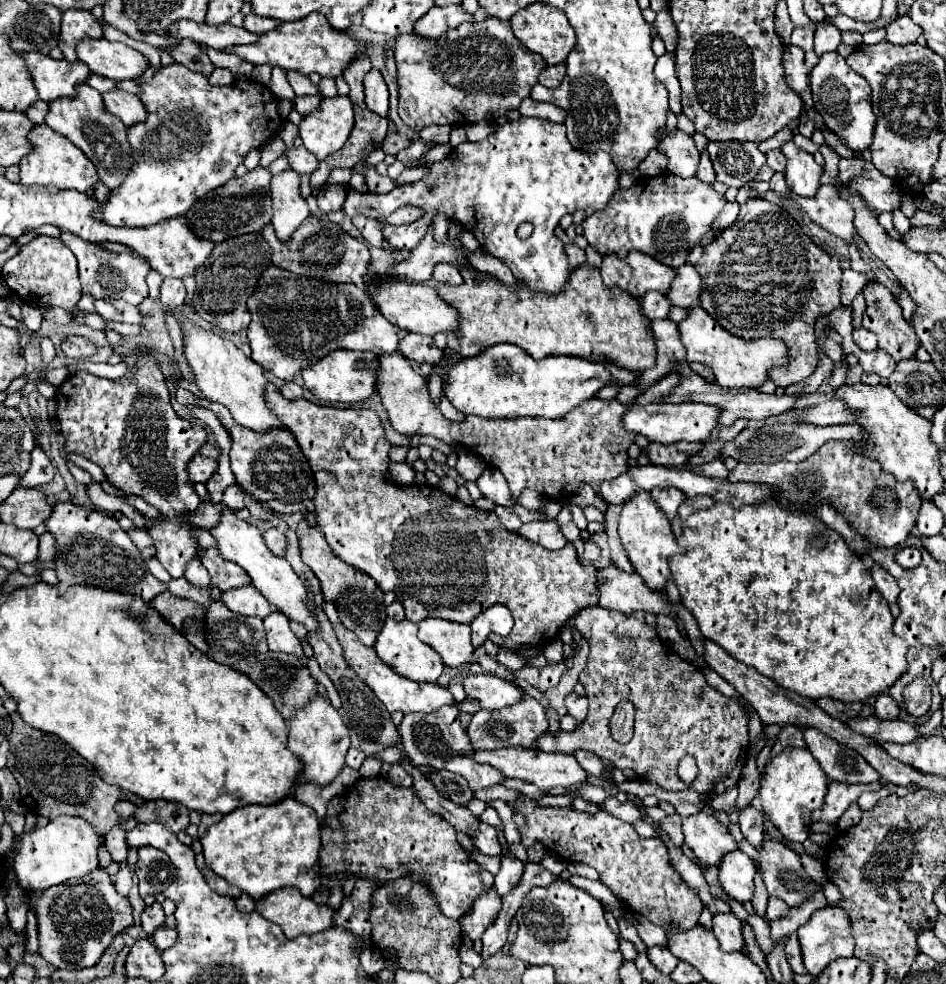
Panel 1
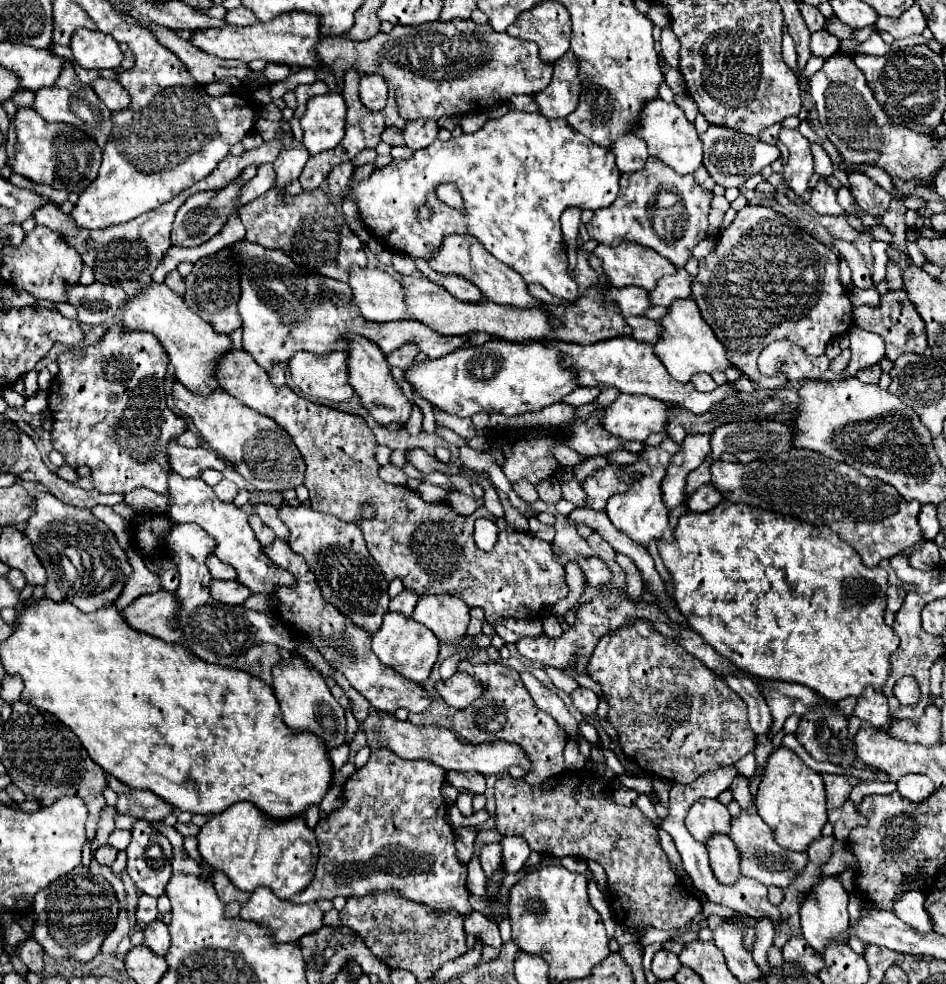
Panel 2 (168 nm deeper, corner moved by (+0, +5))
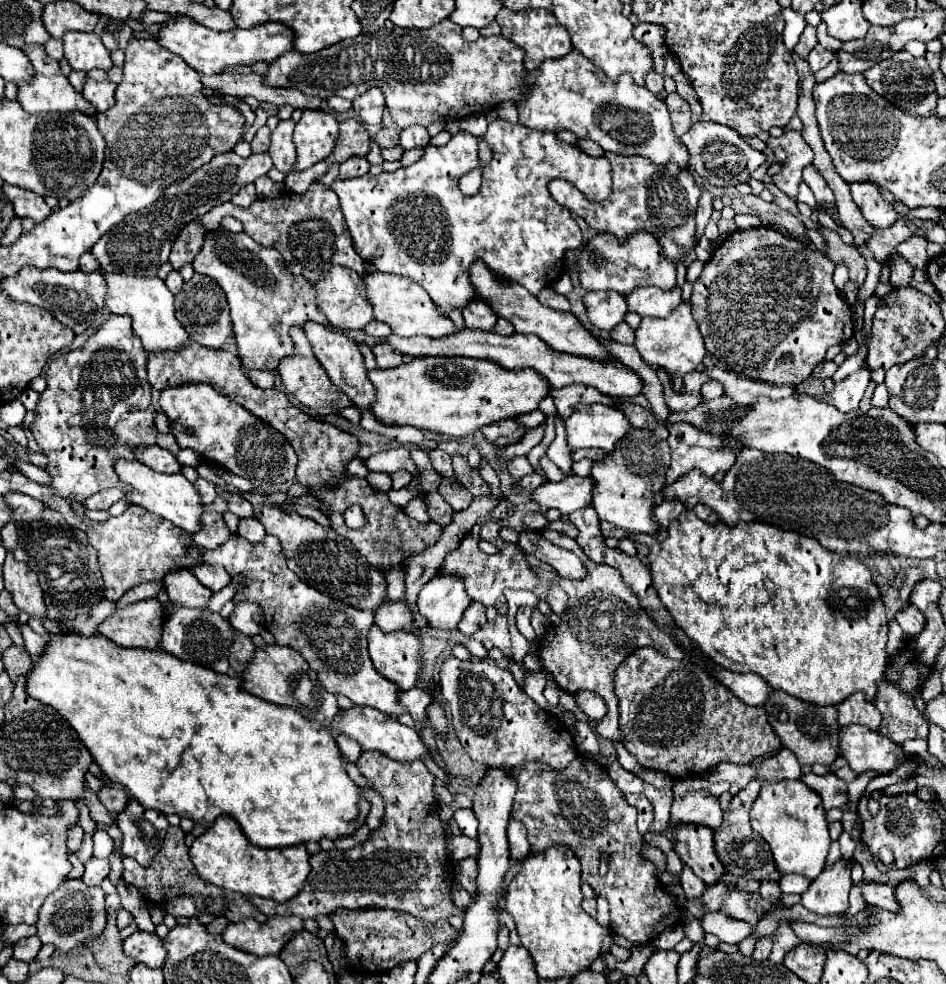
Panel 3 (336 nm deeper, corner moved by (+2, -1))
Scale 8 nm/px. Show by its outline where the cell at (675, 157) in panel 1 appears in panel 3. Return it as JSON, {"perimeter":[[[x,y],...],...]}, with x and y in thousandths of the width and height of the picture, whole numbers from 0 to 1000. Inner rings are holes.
{"perimeter":[[[605,51],[590,61],[577,61],[558,75],[558,81],[562,91],[545,106],[550,126],[579,134],[603,132],[611,140],[628,142],[649,157],[677,158],[691,167],[712,165],[721,173],[729,171],[729,157],[712,136],[704,106],[681,87],[674,87],[664,75],[658,75],[653,83],[647,83],[611,51]],[[668,140],[672,145],[667,147]]]}

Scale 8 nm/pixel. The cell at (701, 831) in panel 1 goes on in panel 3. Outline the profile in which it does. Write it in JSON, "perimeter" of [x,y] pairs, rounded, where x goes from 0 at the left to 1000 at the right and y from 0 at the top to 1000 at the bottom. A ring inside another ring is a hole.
{"perimeter":[[[748,803],[727,805],[710,815],[708,837],[738,837],[759,843],[759,839],[763,839],[763,827],[759,811]]]}

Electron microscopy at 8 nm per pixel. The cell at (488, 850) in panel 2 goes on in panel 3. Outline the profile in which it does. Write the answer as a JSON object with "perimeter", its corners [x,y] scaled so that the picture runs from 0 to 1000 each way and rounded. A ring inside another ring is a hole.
{"perimeter":[[[478,850],[478,852],[474,852],[474,864],[476,864],[476,868],[478,868],[478,864],[482,864],[480,866],[482,872],[493,872],[493,870],[503,872],[507,866],[507,858],[493,850]]]}

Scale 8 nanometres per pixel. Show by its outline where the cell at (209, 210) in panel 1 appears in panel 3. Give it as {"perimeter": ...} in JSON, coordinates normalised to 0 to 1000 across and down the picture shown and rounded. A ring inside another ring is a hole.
{"perimeter":[[[207,224],[201,230],[195,230],[190,234],[190,238],[182,250],[182,256],[180,256],[180,268],[184,270],[184,274],[188,274],[190,270],[195,270],[207,262],[218,238],[220,238],[220,234],[214,228],[209,228]]]}

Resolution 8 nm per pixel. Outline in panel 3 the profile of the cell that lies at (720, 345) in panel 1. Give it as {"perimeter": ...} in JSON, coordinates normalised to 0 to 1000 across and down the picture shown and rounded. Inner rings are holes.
{"perimeter":[[[721,307],[706,323],[679,323],[679,329],[672,333],[672,356],[681,364],[681,368],[691,370],[702,374],[710,386],[712,386],[712,396],[719,398],[723,394],[723,382],[734,378],[738,370],[746,364],[746,354],[742,339],[738,335],[736,325],[732,323],[729,309]]]}

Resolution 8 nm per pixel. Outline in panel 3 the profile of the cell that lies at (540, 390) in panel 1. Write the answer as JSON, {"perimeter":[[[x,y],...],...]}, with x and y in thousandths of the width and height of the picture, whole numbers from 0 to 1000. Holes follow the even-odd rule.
{"perimeter":[[[438,364],[433,370],[423,370],[412,376],[391,376],[389,384],[397,390],[397,411],[395,421],[408,431],[431,431],[440,435],[450,435],[457,439],[467,439],[476,443],[493,443],[510,433],[545,425],[550,421],[558,421],[569,417],[569,411],[581,400],[581,390],[573,380],[560,374],[543,374],[535,376],[518,366],[507,364]]]}

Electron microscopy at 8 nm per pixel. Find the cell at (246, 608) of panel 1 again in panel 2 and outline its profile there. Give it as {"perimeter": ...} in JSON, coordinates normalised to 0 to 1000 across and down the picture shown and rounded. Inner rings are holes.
{"perimeter":[[[226,589],[220,593],[222,606],[228,612],[237,612],[237,614],[256,614],[264,604],[260,598],[254,598],[254,593],[249,593],[249,589]]]}

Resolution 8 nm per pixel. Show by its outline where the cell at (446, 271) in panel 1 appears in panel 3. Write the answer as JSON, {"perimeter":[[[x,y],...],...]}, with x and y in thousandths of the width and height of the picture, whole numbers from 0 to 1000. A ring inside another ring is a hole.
{"perimeter":[[[510,305],[495,307],[495,311],[488,315],[488,321],[490,321],[493,333],[497,333],[497,335],[514,335],[514,337],[520,335],[524,325],[526,325],[522,315]]]}

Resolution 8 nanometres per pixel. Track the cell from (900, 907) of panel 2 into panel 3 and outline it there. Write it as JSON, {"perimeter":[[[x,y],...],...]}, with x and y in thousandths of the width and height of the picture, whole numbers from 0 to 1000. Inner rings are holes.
{"perimeter":[[[922,896],[922,898],[913,900],[911,909],[913,909],[913,915],[918,919],[924,919],[924,921],[934,923],[934,925],[949,925],[949,921],[945,917],[945,902],[943,900]]]}

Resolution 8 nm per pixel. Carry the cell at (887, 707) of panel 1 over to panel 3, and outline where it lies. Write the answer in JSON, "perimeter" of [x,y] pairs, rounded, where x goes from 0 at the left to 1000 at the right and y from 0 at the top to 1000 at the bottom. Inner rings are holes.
{"perimeter":[[[909,703],[899,705],[888,717],[886,717],[886,734],[888,738],[899,738],[899,736],[913,736],[920,742],[928,742],[932,732],[932,726],[928,720],[918,713]]]}

